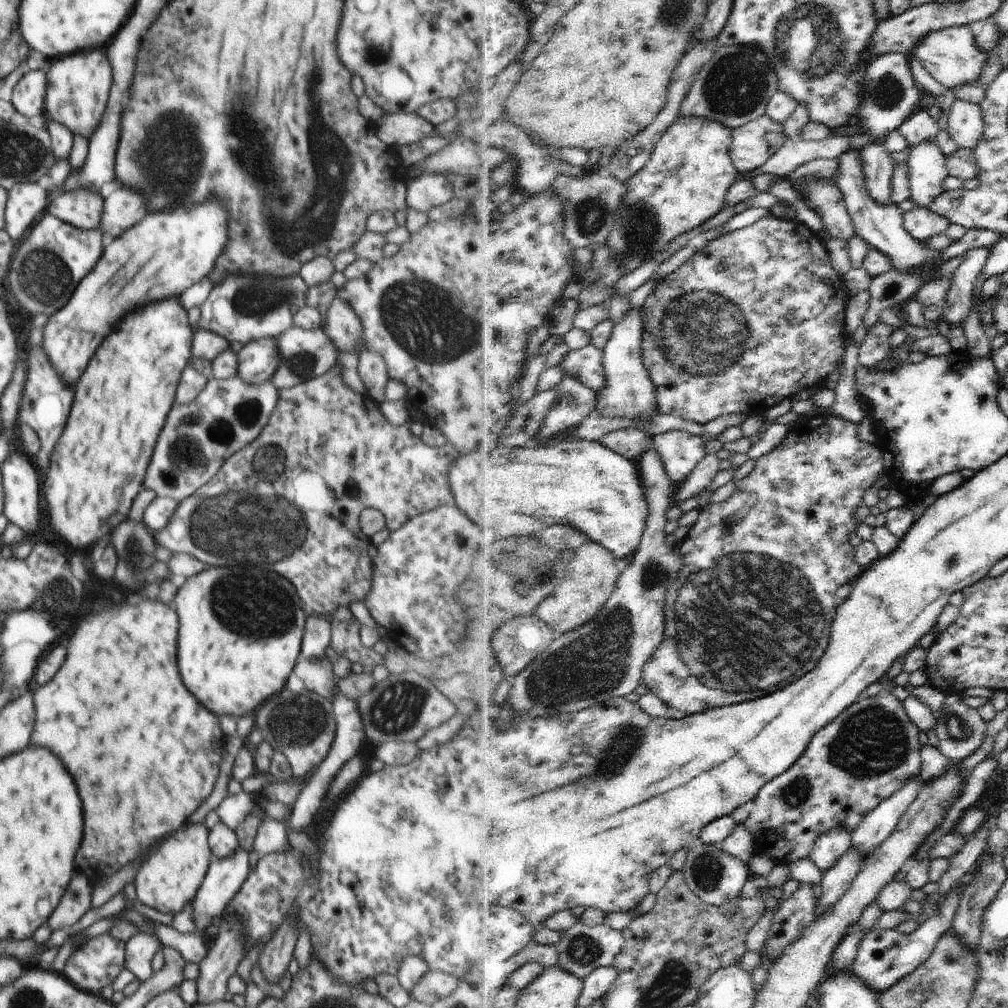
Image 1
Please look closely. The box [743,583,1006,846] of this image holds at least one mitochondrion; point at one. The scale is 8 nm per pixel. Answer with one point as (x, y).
(870, 743)

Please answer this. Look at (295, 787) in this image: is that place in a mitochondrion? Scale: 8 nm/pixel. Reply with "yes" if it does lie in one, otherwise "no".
no

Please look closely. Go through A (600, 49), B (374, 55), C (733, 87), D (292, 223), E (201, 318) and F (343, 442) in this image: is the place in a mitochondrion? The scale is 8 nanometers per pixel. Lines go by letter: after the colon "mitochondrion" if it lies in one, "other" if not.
A: other
B: mitochondrion
C: mitochondrion
D: mitochondrion
E: other
F: other

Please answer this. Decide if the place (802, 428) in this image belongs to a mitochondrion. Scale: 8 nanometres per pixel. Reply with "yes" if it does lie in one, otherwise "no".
no

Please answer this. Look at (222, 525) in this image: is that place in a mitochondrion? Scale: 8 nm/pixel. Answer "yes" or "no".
yes

